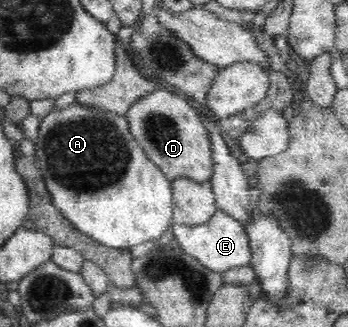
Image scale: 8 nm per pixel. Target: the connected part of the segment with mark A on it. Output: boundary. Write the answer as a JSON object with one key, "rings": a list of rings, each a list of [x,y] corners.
{"rings":[[[74,102],[66,109],[53,109],[44,118],[41,118],[39,125],[39,132],[35,139],[35,156],[38,163],[41,165],[42,175],[46,182],[46,187],[52,196],[54,205],[61,209],[62,215],[72,222],[78,230],[83,231],[84,235],[88,235],[94,239],[96,243],[103,246],[116,249],[130,249],[136,245],[144,244],[146,242],[156,242],[160,240],[168,227],[173,226],[173,213],[172,213],[172,186],[171,181],[166,178],[162,170],[152,163],[142,146],[134,139],[134,136],[129,131],[129,123],[126,117],[114,114],[114,112],[107,112],[80,103]]]}

